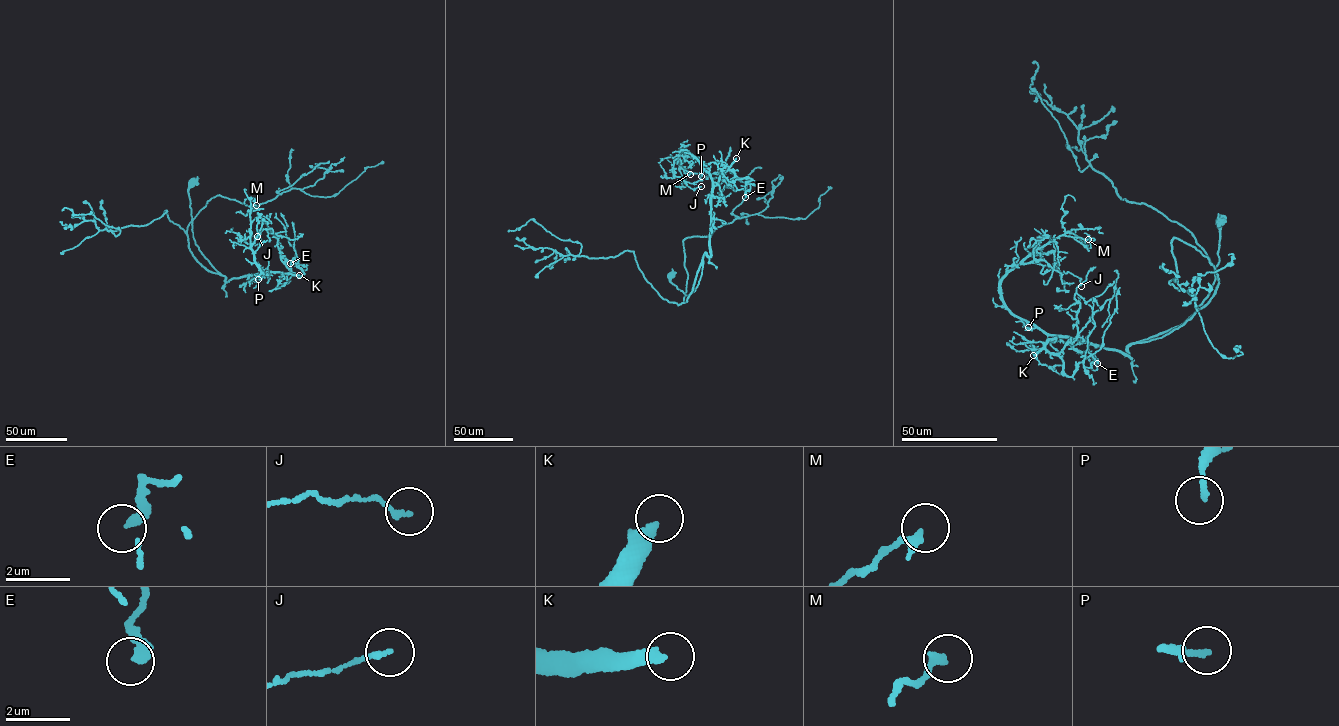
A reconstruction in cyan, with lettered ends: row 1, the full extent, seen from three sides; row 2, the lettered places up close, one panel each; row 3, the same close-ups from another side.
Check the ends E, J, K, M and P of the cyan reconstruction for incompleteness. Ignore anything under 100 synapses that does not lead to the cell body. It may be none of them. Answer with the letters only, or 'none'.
K

